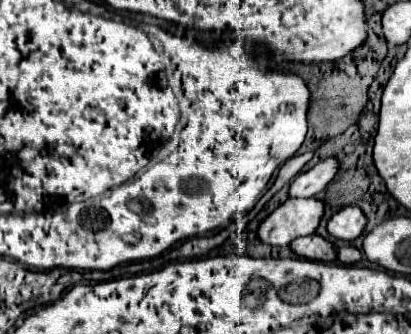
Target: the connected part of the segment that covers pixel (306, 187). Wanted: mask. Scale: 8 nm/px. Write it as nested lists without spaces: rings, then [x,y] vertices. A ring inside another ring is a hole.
[[[327,158],[313,166],[309,172],[299,174],[289,186],[289,198],[311,198],[319,194],[333,180],[337,166],[339,164],[335,158]]]

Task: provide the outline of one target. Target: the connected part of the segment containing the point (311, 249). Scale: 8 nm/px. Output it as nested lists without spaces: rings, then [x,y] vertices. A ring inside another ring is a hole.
[[[317,234],[297,238],[295,242],[289,244],[289,248],[291,248],[297,256],[307,258],[307,260],[317,260],[317,262],[335,262],[335,260],[337,260],[335,248],[333,248],[325,238],[321,238],[321,236],[317,236]]]

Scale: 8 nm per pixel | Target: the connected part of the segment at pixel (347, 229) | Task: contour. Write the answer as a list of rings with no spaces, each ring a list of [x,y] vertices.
[[[347,206],[329,218],[327,232],[339,240],[355,240],[357,236],[361,236],[365,224],[367,224],[367,220],[365,220],[361,208]]]

